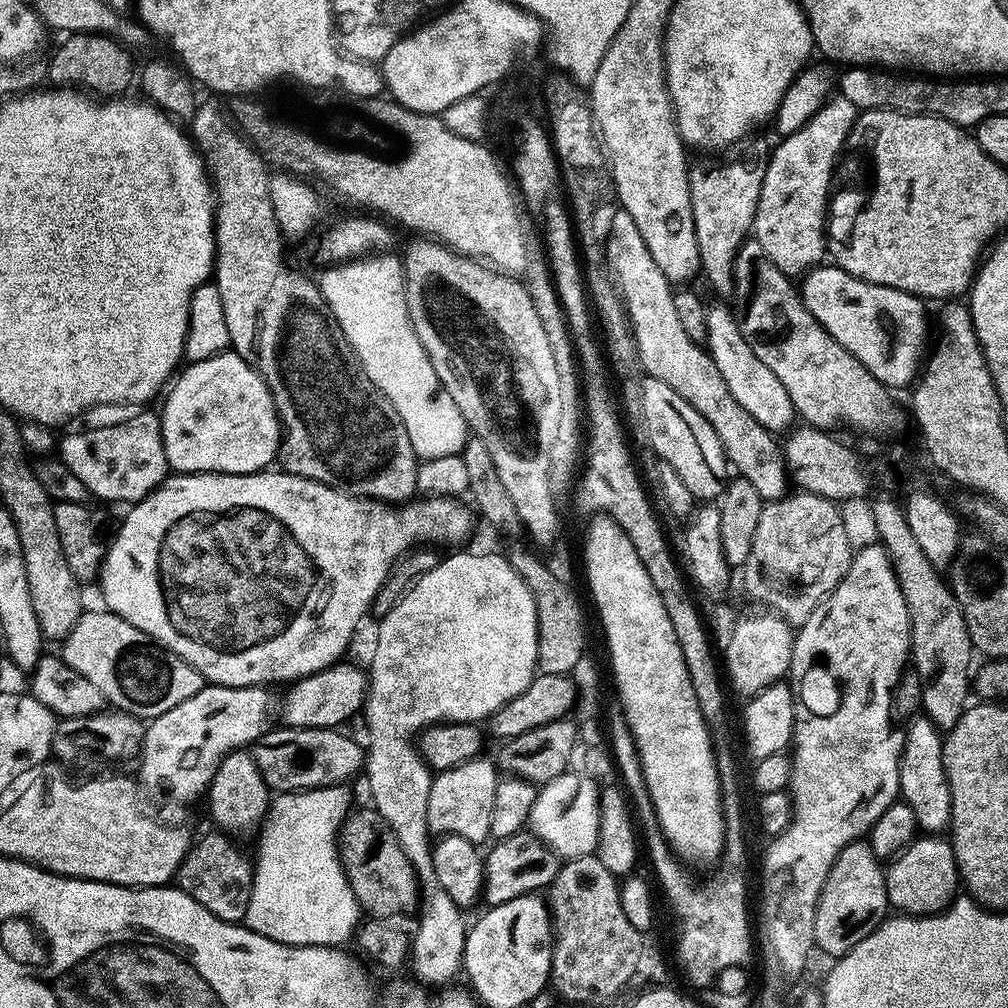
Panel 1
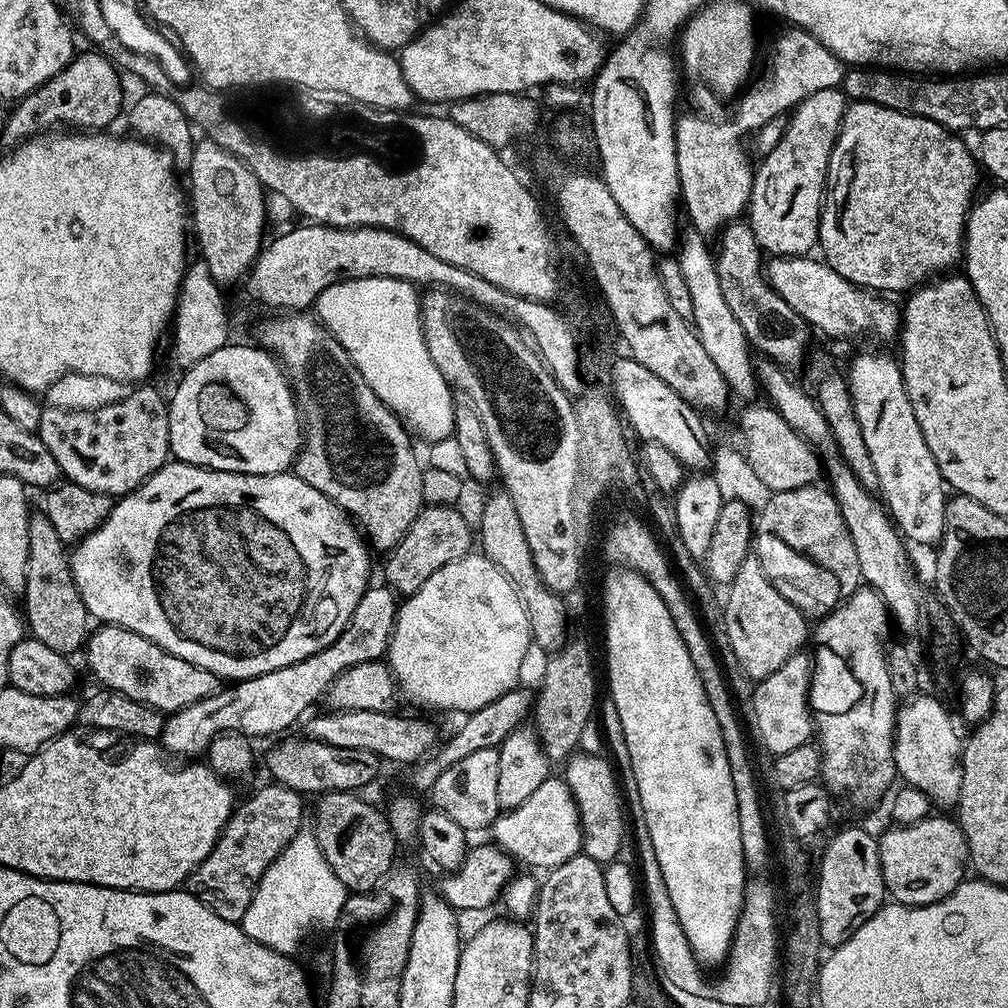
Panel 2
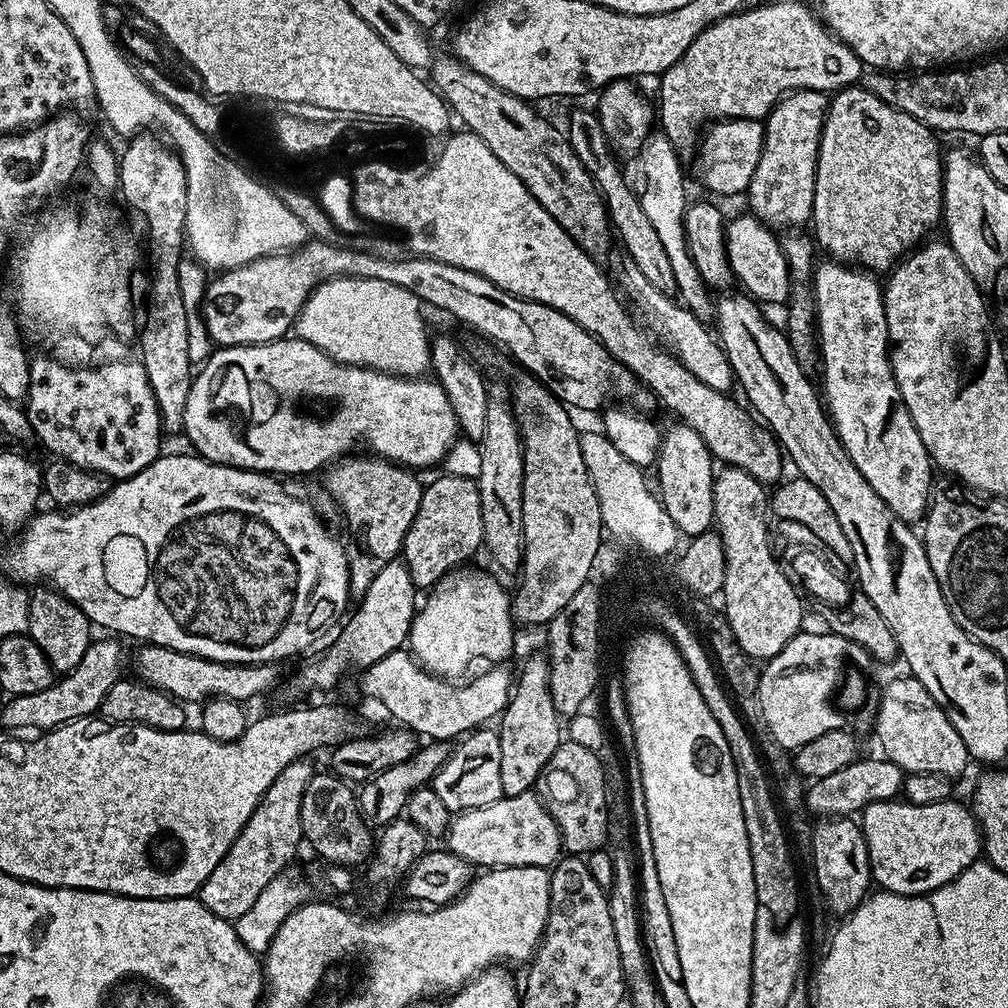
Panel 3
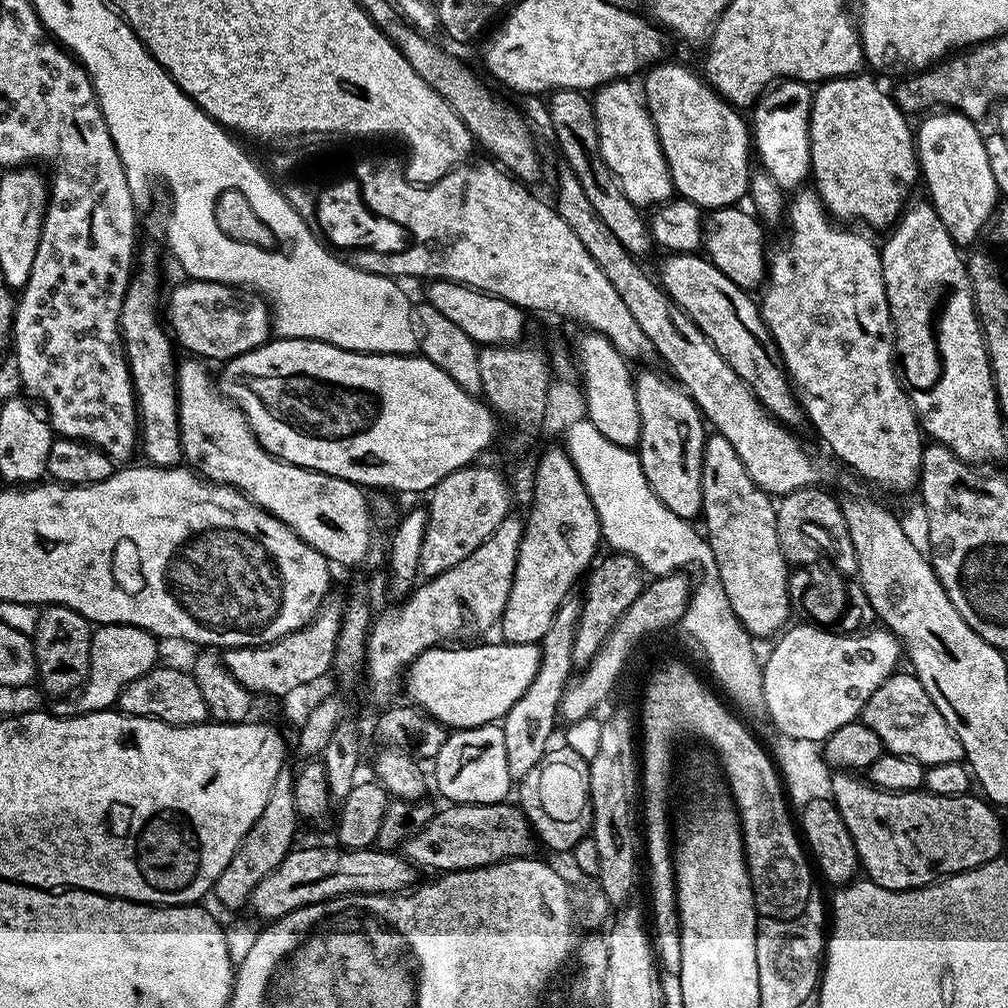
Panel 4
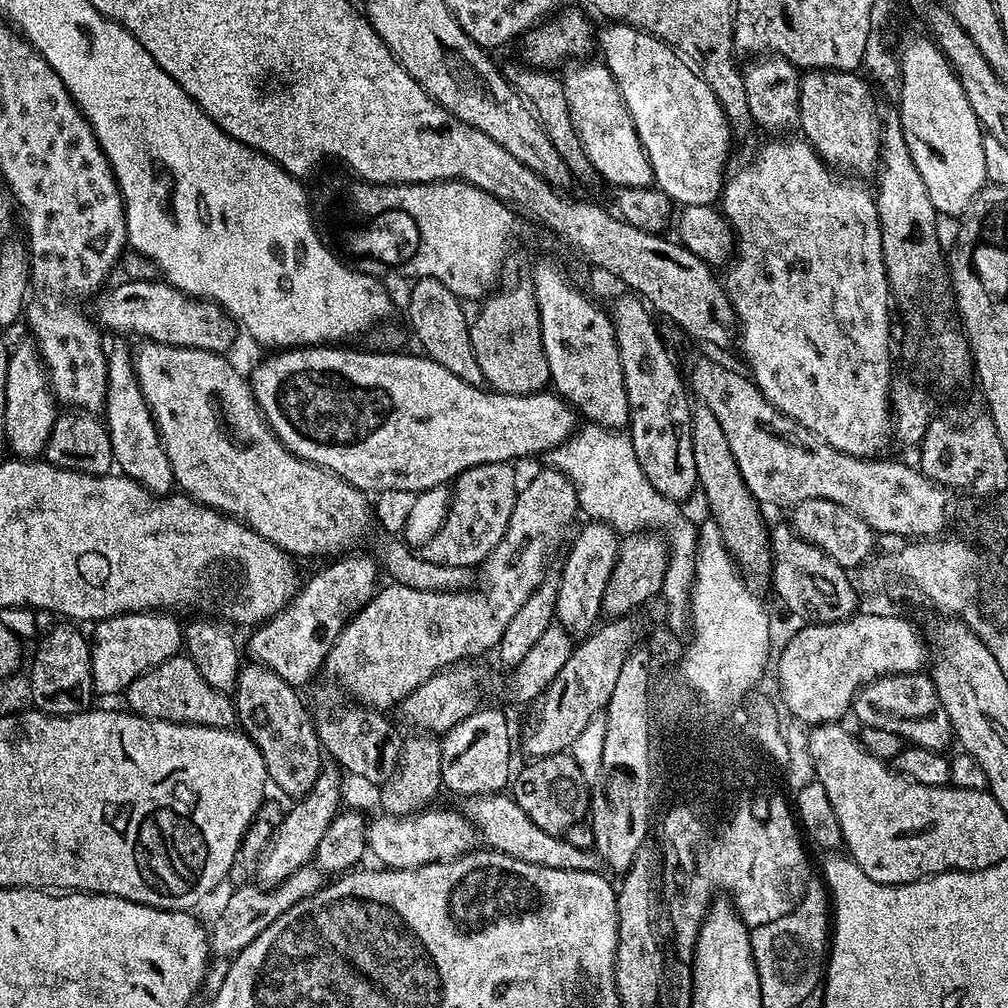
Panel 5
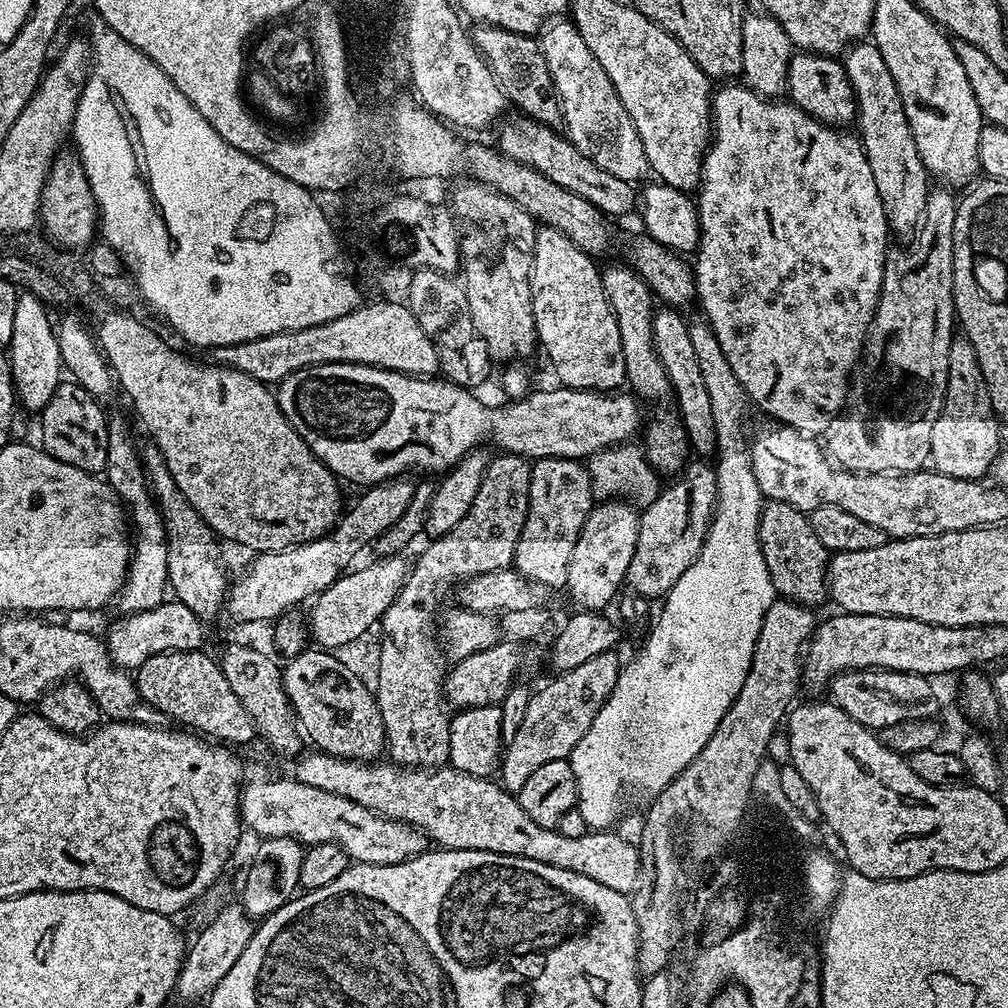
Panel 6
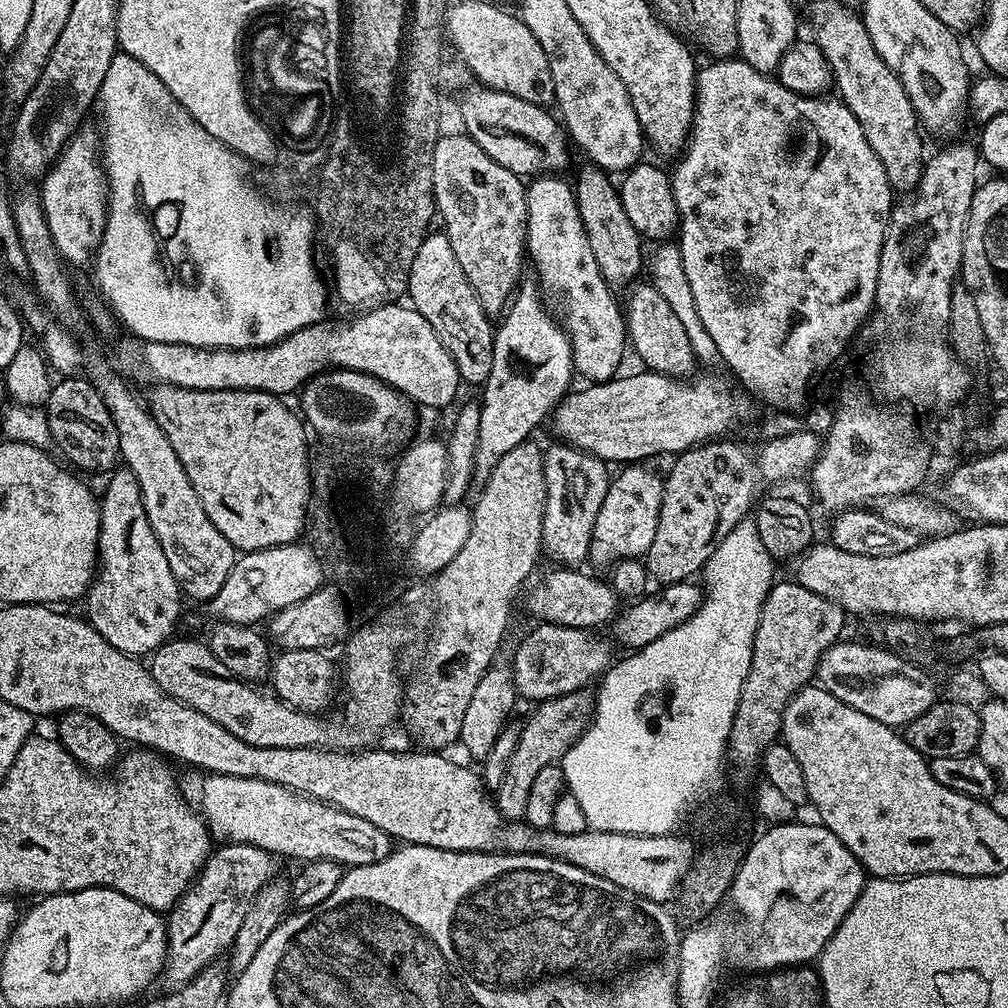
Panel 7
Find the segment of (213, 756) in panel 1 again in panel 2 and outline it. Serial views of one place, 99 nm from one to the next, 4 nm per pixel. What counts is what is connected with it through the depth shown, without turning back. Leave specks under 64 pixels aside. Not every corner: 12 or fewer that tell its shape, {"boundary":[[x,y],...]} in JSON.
{"boundary":[[369,586],[329,648],[171,713],[162,747],[284,732],[347,668],[381,659],[398,597]]}

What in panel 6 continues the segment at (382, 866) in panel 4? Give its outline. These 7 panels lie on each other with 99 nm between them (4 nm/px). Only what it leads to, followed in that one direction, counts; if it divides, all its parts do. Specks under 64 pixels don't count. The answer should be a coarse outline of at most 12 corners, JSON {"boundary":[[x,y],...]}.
{"boundary":[[228,904],[187,945],[175,995],[200,1000],[226,978],[254,920]]}

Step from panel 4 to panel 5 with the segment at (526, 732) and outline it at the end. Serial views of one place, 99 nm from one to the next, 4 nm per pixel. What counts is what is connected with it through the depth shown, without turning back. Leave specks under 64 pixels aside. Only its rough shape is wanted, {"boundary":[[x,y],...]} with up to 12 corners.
{"boundary":[[585,524],[555,585],[555,623],[593,631],[621,541]]}

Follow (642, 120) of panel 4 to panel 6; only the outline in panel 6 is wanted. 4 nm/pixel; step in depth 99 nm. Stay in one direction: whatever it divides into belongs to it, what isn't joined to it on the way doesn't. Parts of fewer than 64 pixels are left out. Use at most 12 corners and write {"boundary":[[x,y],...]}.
{"boundary":[[564,18],[539,42],[568,139],[631,185],[650,169],[614,82]]}

